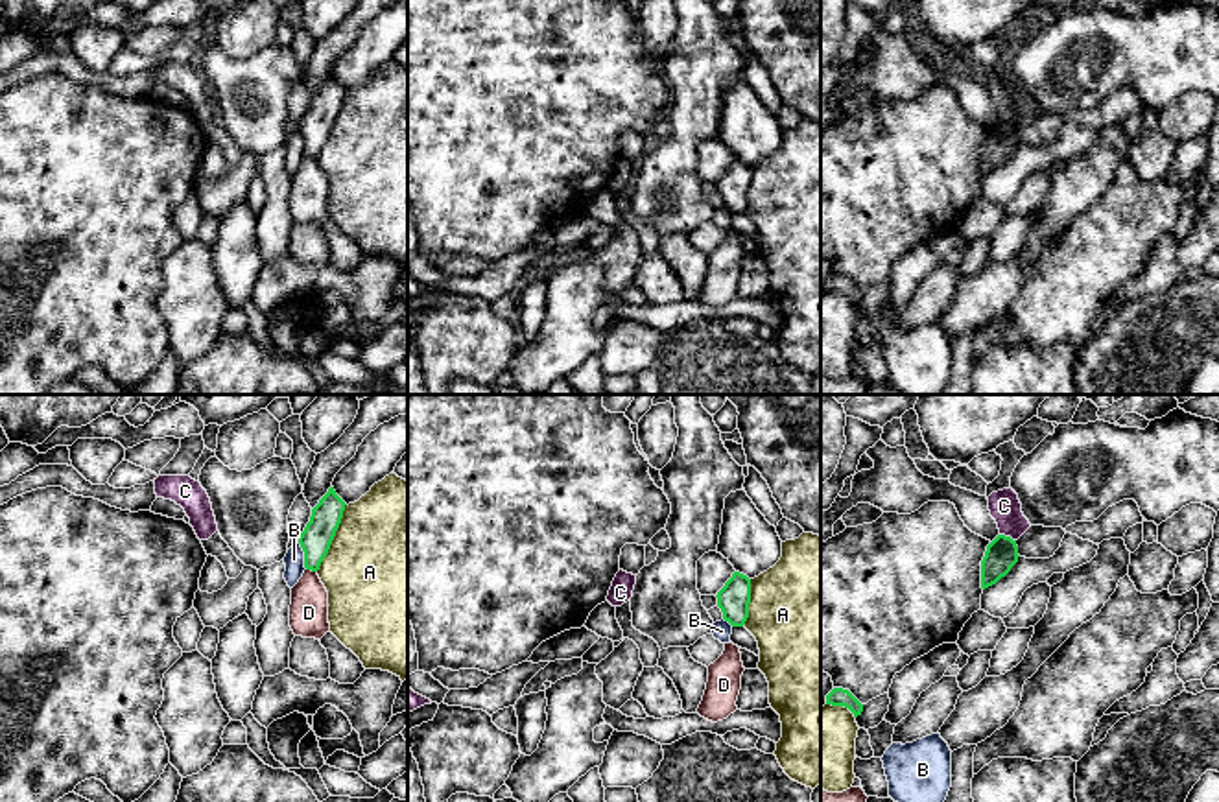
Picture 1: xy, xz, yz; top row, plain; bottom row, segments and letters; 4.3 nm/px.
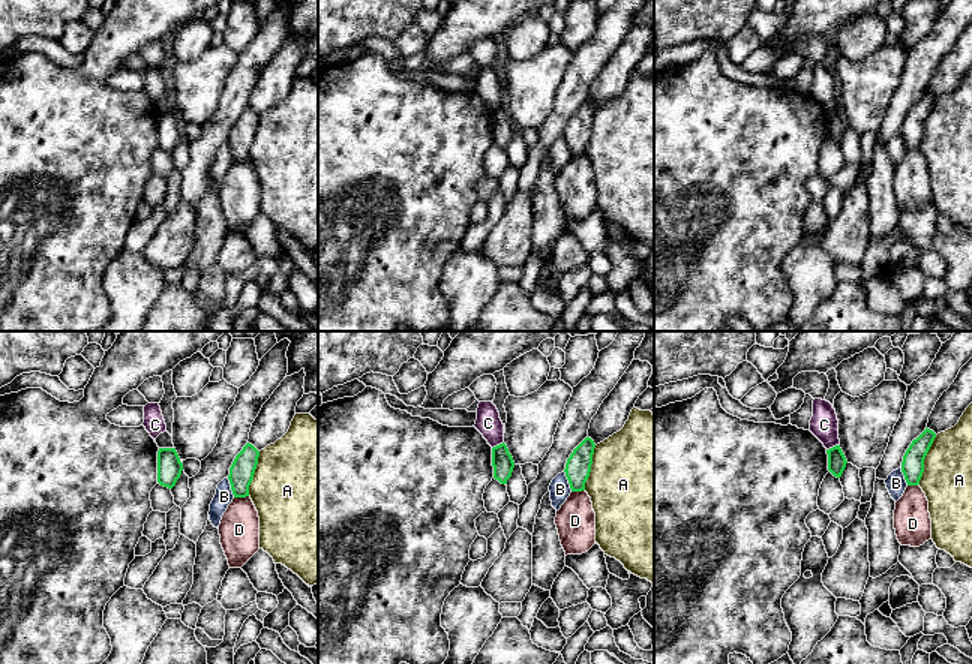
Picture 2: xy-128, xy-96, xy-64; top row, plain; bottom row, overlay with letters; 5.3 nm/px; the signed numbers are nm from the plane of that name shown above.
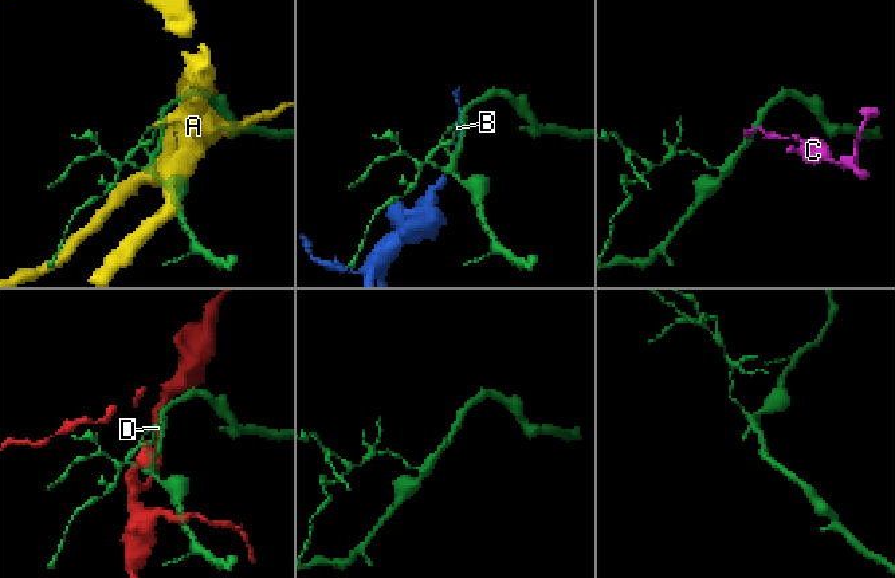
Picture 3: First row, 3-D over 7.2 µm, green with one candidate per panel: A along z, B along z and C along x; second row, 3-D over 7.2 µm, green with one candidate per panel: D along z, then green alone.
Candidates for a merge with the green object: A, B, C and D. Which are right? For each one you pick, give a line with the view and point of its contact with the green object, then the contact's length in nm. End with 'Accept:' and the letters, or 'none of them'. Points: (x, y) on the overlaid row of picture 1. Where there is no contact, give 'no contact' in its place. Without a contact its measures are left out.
Accept: none of them

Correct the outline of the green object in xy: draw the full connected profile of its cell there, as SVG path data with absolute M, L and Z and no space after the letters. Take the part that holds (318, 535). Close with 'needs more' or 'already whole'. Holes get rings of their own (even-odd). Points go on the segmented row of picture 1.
M330 487L312 509L310 522L299 537L306 570L319 570L341 524L345 505L347 503L336 494L334 487Z; already whole

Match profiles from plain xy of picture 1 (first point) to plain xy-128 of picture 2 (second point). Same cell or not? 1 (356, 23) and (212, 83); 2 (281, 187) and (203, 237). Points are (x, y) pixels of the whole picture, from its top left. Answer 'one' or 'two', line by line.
1: two
2: one

